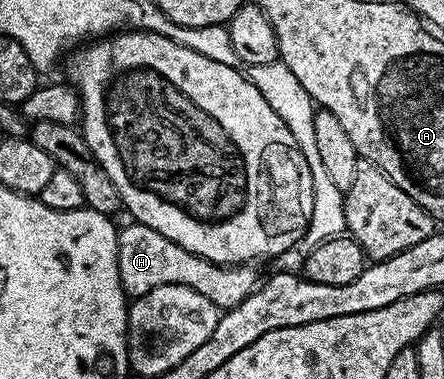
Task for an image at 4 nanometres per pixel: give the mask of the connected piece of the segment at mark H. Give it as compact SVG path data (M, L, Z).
M132 221L129 227L119 228L118 241L118 277L125 295L132 299L150 293L150 289L162 285L186 285L202 297L206 297L217 309L227 309L238 305L244 298L255 291L258 286L255 266L225 265L206 261L186 249L182 245L174 245L162 233L150 229L146 225Z

